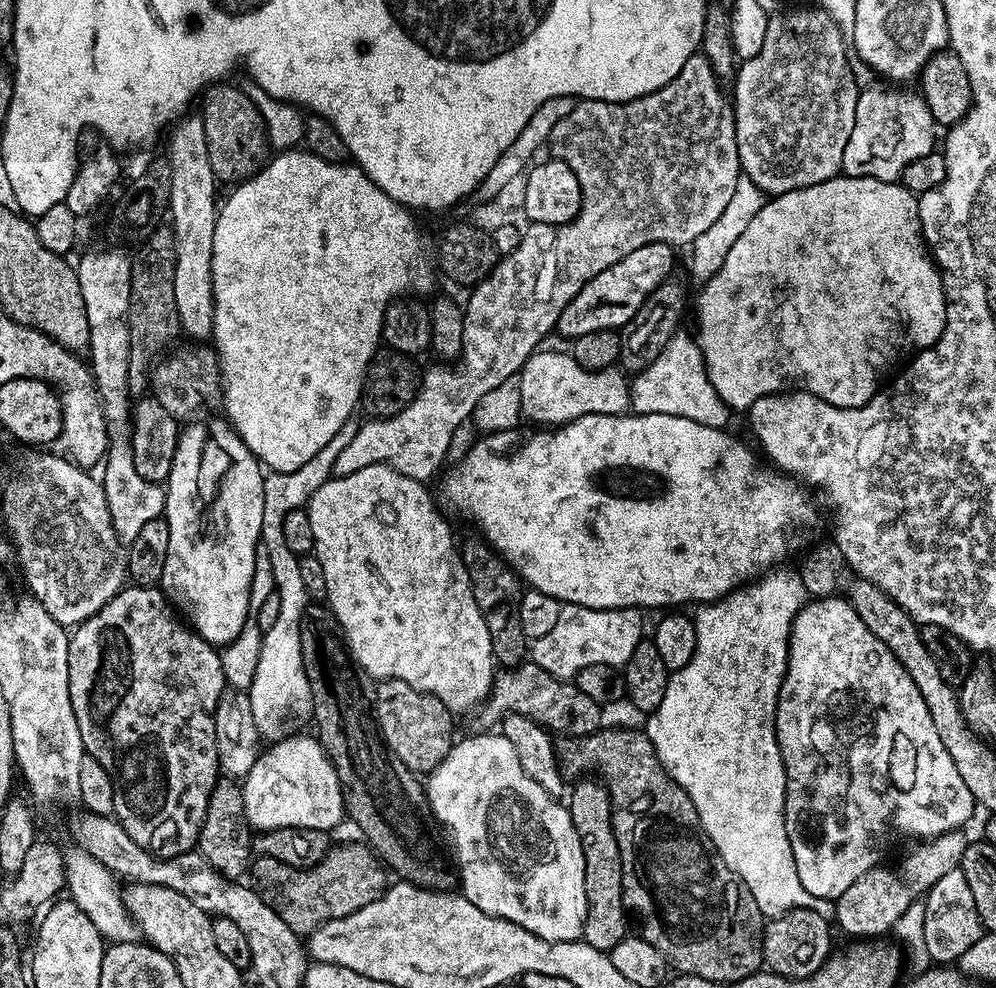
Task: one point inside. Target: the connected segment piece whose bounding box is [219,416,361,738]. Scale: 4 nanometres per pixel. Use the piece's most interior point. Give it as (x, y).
(274, 667)

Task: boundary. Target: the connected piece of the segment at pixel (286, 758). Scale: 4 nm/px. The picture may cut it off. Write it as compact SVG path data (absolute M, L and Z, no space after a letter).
M315 735L292 736L289 740L280 738L272 749L261 751L253 769L243 778L244 819L249 829L256 828L260 832L269 832L275 828L304 828L333 831L345 819L344 792L337 776L332 760L329 759L324 745Z

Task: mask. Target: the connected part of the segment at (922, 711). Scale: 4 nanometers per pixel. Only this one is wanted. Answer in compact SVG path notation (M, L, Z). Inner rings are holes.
M833 594L820 599L809 599L801 608L792 623L792 633L788 639L788 665L784 681L778 694L776 707L776 737L782 754L782 762L786 770L786 794L784 795L784 821L786 834L790 838L790 850L794 854L794 866L798 870L798 882L814 894L814 898L826 898L835 902L839 896L858 878L862 878L872 868L881 863L880 855L892 836L892 824L904 836L916 838L933 838L956 829L963 829L968 820L968 804L970 797L966 782L962 782L962 774L958 774L958 766L954 766L954 758L942 746L942 738L938 738L938 729L930 718L930 710L926 710L926 702L922 702L922 694L918 694L918 686L910 678L910 674L898 662L882 642L870 634L866 622L858 618L854 606L847 599Z

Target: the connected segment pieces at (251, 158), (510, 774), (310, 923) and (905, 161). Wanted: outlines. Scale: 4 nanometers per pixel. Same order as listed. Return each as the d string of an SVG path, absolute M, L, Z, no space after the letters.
M232 82L217 83L214 90L203 93L202 135L206 138L206 154L210 157L210 170L214 170L217 181L243 182L260 171L270 159L268 128L264 125L264 116L260 113L259 106L242 89L228 83Z
M476 735L480 736L468 736L465 740L457 739L453 748L446 754L446 758L426 780L428 806L432 810L435 823L437 825L445 824L449 834L452 835L452 848L456 851L457 861L455 860L455 863L458 865L458 884L462 889L462 895L470 902L474 902L474 906L478 906L478 910L496 916L499 920L514 922L543 940L570 942L581 939L584 935L586 906L588 905L586 902L586 862L584 861L584 847L576 833L571 814L557 797L551 796L546 790L542 790L542 786L538 786L538 782L534 782L534 778L530 778L530 774L526 774L526 770L522 770L522 762L518 762L518 754L514 751L514 745L506 742L504 735Z
M359 843L333 847L322 862L312 868L295 868L269 856L256 856L250 865L250 876L256 879L254 888L290 930L297 934L310 934L328 920L346 918L346 914L370 906L370 902L383 894L385 865L367 843Z
M884 86L888 88L868 88L866 87L859 93L857 98L857 114L854 117L854 130L851 131L850 140L846 145L845 153L842 157L842 172L846 176L865 176L866 178L874 178L875 180L890 180L893 182L899 181L904 174L904 168L910 166L910 162L914 162L914 158L922 158L926 154L930 154L938 144L938 136L936 140L937 122L936 119L930 114L930 110L926 106L924 97L912 92L895 92L895 87Z

